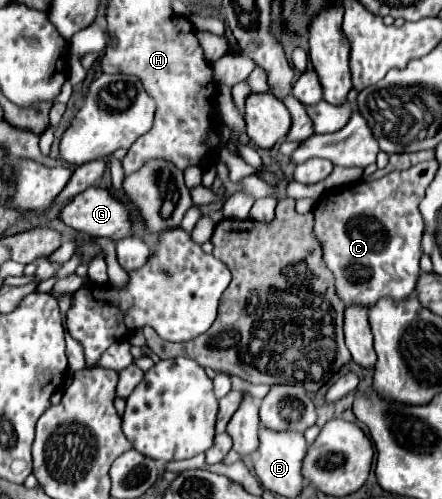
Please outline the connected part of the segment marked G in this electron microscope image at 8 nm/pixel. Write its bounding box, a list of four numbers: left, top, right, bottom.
[61,188,131,240]

